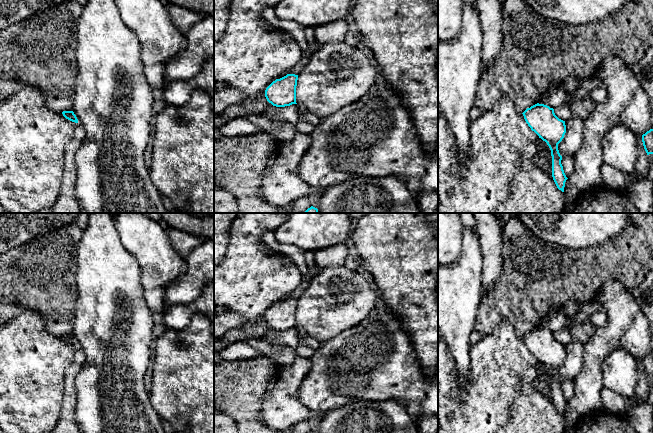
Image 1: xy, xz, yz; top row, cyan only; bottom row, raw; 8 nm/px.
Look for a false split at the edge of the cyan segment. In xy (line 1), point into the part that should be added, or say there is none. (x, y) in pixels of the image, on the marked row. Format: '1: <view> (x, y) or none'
1: none

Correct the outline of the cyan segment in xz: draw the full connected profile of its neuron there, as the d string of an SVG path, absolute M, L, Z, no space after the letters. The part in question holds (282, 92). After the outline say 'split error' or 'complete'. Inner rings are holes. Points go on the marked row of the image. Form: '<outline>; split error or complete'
M287 74L273 81L265 90L265 97L276 107L290 106L296 103L296 86L298 75Z; complete

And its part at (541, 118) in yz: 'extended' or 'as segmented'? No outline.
as segmented

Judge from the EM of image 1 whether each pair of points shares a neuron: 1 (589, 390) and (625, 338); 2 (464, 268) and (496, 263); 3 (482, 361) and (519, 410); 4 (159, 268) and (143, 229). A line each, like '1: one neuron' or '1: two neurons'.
1: one neuron
2: two neurons
3: two neurons
4: one neuron

